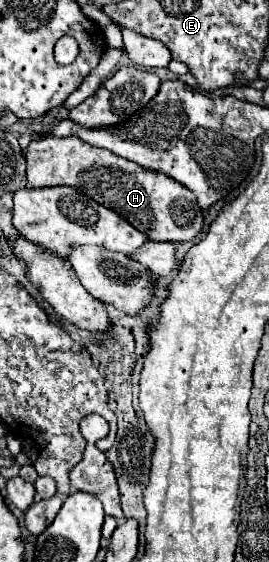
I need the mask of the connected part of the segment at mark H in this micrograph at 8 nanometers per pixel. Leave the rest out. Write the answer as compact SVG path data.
M37 138L27 148L27 188L49 188L49 186L73 186L117 212L137 230L145 232L149 240L157 242L187 242L201 234L203 212L199 210L195 196L179 186L175 180L161 172L147 170L125 158L115 156L109 150L93 148L83 140L69 138Z

